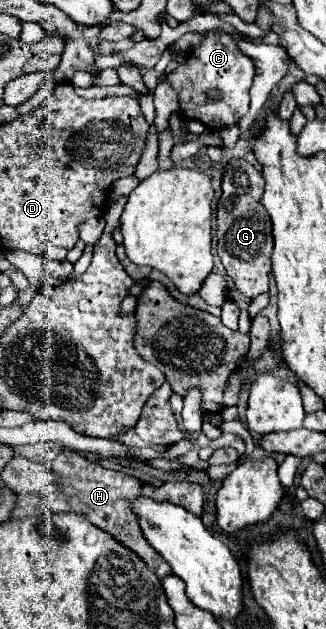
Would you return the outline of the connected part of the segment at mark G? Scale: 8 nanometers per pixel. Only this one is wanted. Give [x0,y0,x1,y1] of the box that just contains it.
[217,159,273,301]

